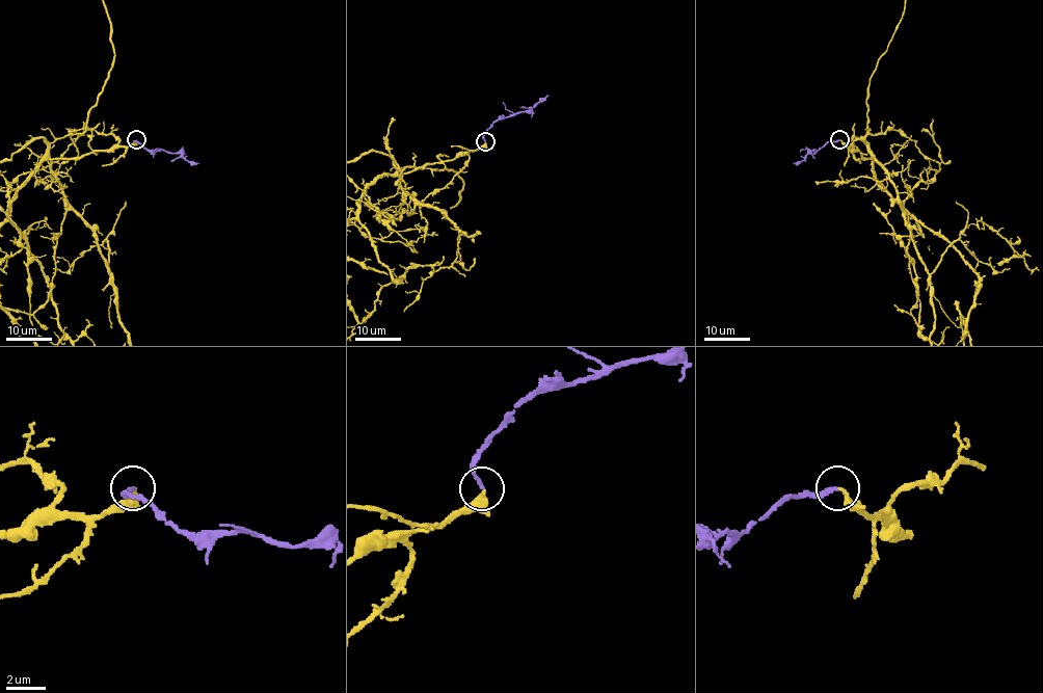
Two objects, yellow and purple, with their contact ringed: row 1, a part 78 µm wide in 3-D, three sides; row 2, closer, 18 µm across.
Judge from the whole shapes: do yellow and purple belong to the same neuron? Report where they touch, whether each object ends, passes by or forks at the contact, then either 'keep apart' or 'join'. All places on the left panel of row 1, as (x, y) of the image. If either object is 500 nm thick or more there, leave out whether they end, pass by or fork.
at (136, 139); yellow ends there; purple ends there; join

